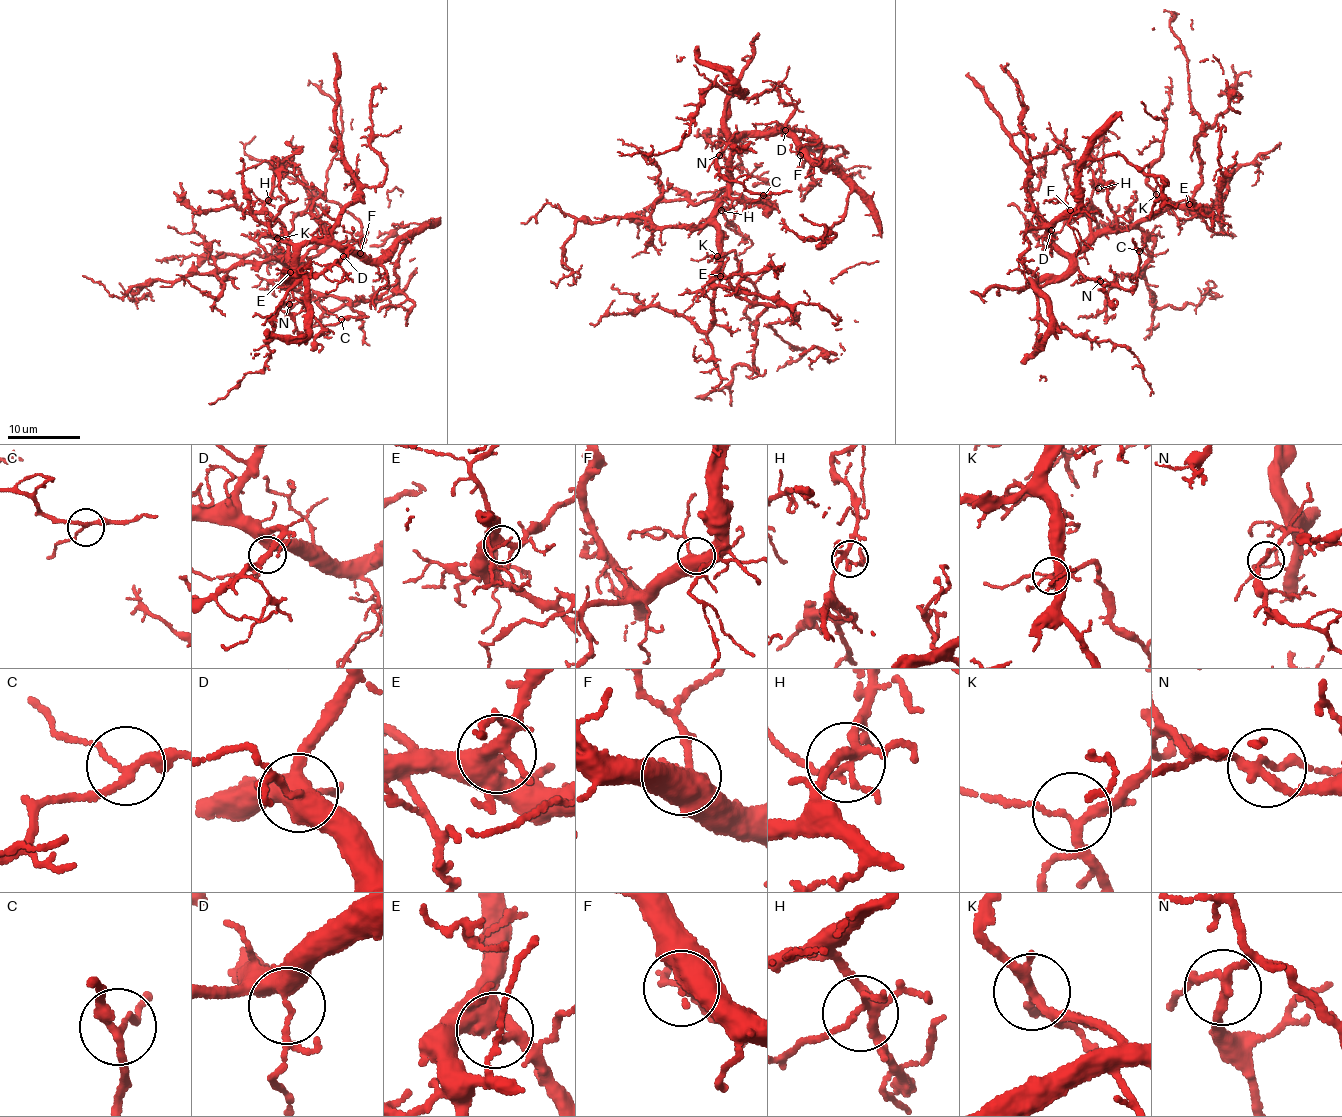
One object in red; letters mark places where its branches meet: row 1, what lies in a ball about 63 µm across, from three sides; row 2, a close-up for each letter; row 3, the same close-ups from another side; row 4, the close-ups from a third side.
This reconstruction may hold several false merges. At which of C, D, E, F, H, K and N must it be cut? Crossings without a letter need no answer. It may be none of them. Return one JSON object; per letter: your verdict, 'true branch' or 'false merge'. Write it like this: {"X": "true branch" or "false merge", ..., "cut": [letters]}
{"C": "true branch", "D": "true branch", "E": "true branch", "F": "true branch", "H": "true branch", "K": "true branch", "N": "true branch", "cut": []}

